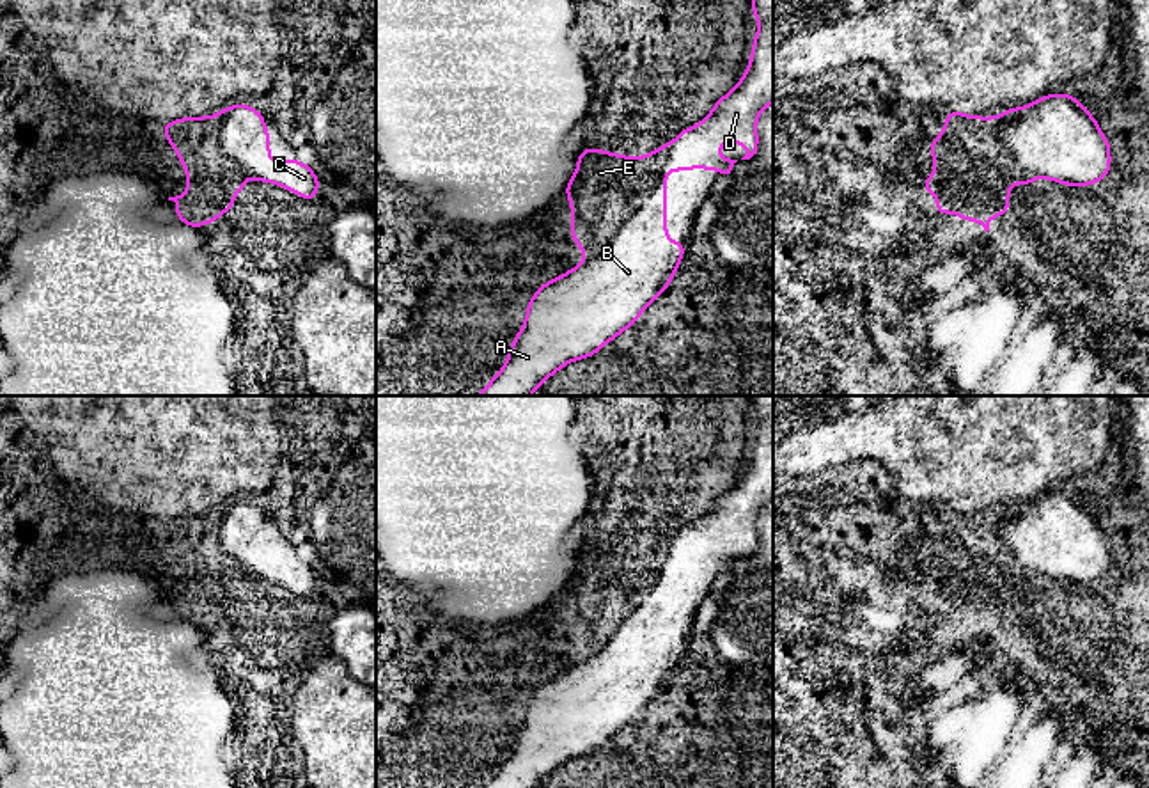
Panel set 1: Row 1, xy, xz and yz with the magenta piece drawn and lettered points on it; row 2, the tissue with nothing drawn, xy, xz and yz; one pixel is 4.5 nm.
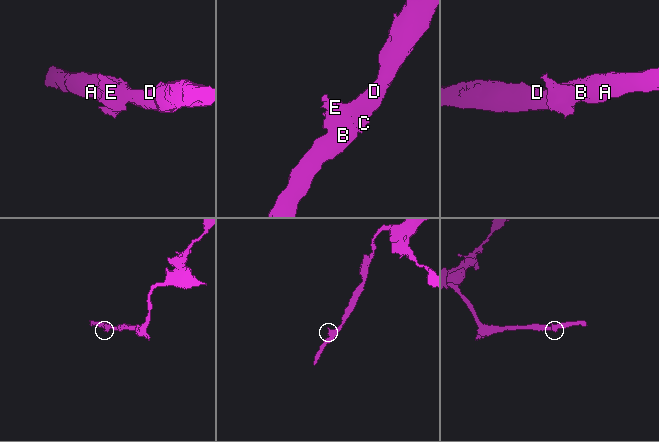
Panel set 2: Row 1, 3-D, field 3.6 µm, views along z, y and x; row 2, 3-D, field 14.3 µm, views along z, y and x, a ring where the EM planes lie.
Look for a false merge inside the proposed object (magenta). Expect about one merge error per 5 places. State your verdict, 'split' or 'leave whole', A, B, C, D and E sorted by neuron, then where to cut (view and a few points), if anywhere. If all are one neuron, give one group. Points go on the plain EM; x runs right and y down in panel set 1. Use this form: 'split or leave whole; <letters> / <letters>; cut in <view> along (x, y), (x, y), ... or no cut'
leave whole; A B C D E; no cut

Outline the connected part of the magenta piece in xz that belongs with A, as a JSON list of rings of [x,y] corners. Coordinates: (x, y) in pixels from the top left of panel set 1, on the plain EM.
[[[752,396],[752,410],[759,428],[750,440],[750,463],[704,518],[642,556],[603,547],[580,548],[576,570],[564,591],[571,598],[571,637],[585,648],[585,660],[534,690],[504,765],[482,788],[535,788],[566,761],[594,754],[603,742],[635,722],[644,706],[668,685],[686,641],[667,637],[667,570],[702,564],[731,571],[738,557],[720,556],[722,540],[745,541],[748,548],[741,557],[750,557],[759,547],[755,520],[773,499],[773,396]]]

